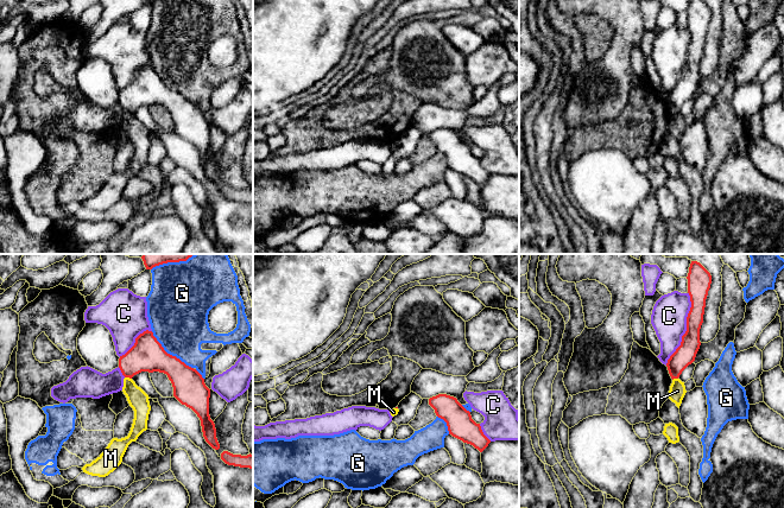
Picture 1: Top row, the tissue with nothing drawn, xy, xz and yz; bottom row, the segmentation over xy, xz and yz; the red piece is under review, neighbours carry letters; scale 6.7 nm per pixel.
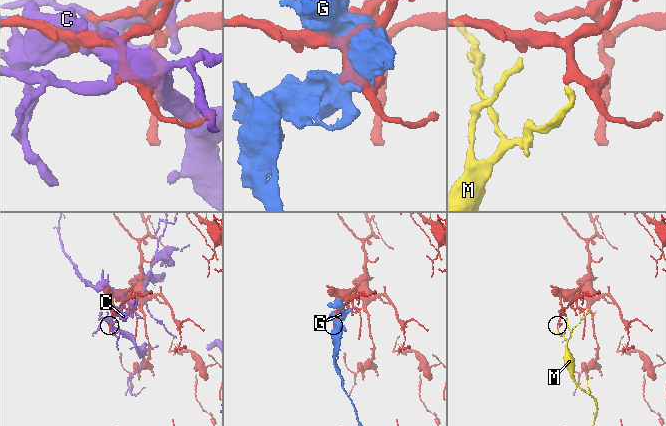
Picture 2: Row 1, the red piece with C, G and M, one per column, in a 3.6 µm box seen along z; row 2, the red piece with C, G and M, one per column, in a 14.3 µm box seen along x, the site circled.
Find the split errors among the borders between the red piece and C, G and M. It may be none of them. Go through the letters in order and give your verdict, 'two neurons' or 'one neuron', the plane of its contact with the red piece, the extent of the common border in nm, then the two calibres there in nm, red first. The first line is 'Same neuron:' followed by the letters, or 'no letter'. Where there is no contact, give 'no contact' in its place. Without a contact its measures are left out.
Same neuron: no letter
C: two neurons | yz | 500 nm | 140/240 nm
G: two neurons | xy | 380 nm | 220/400 nm
M: two neurons | xy | 50 nm | 220/140 nm

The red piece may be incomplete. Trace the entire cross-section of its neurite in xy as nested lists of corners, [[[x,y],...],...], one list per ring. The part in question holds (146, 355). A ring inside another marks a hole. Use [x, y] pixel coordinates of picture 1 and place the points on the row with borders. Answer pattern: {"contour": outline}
{"contour": [[[146,330],[135,338],[134,345],[120,356],[119,368],[129,379],[141,372],[166,374],[173,387],[173,396],[200,418],[206,442],[213,449],[220,449],[215,424],[209,415],[210,389],[204,379],[196,369],[167,354],[152,331]]]}

